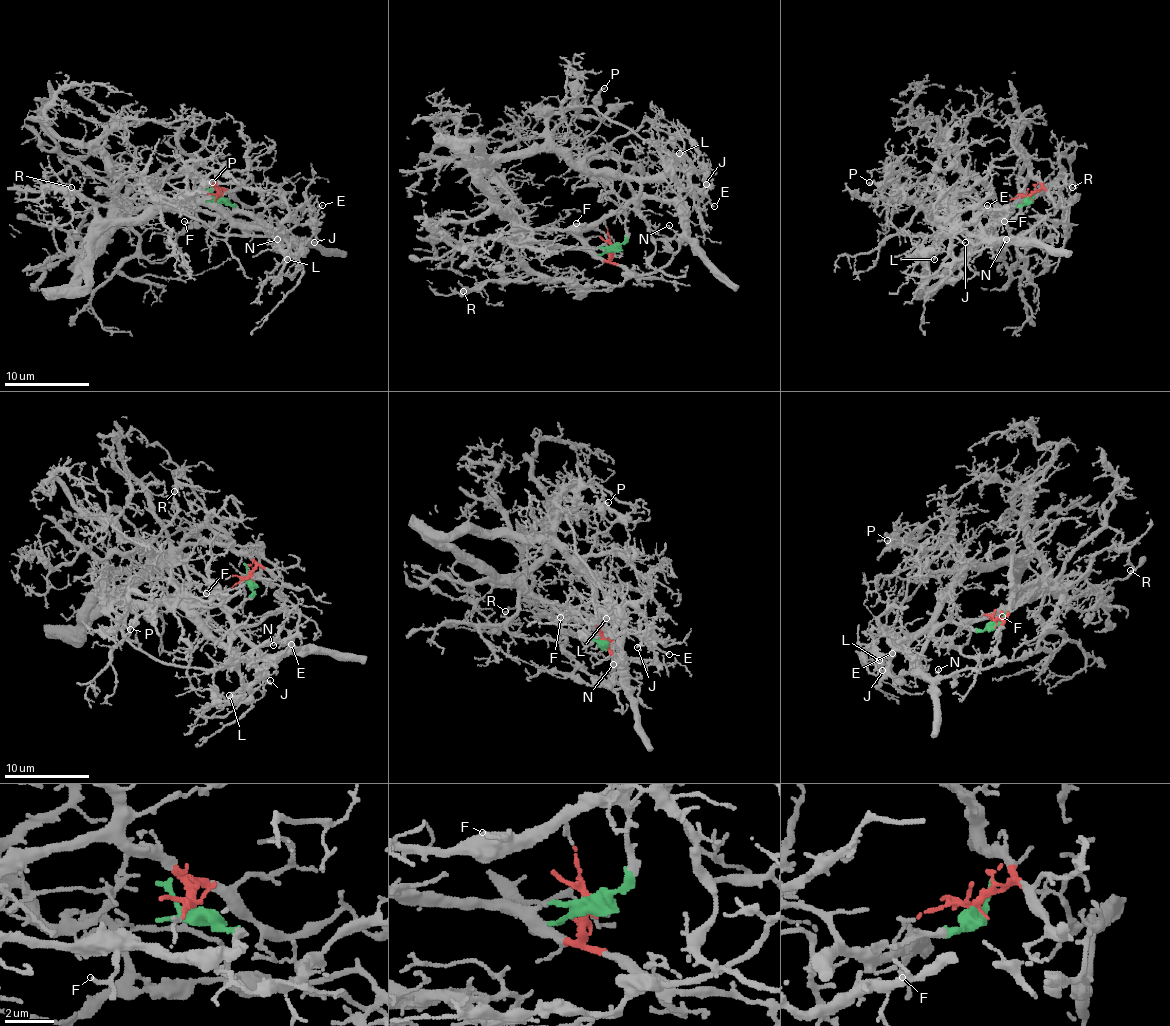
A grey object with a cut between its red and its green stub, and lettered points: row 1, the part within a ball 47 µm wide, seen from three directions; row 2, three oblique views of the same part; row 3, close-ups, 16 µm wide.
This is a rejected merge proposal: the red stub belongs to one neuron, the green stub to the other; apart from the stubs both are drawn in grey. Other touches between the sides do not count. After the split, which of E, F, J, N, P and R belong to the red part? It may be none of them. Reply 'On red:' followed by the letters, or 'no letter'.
On red: R

